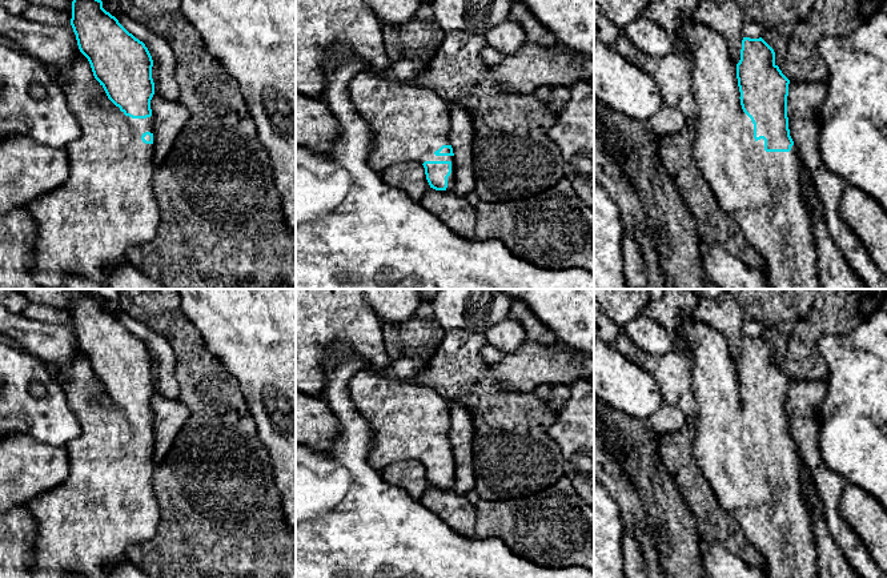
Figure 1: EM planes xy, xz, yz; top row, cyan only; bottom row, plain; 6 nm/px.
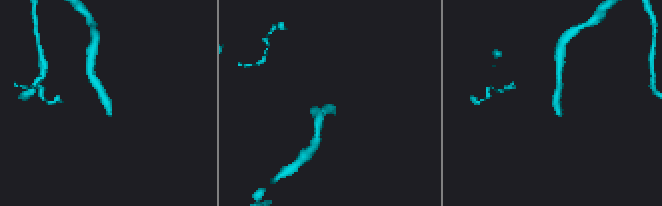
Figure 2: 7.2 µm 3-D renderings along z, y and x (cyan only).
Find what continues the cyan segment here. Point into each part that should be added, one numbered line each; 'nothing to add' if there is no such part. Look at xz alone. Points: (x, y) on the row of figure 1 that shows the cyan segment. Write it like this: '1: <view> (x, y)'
nothing to add

